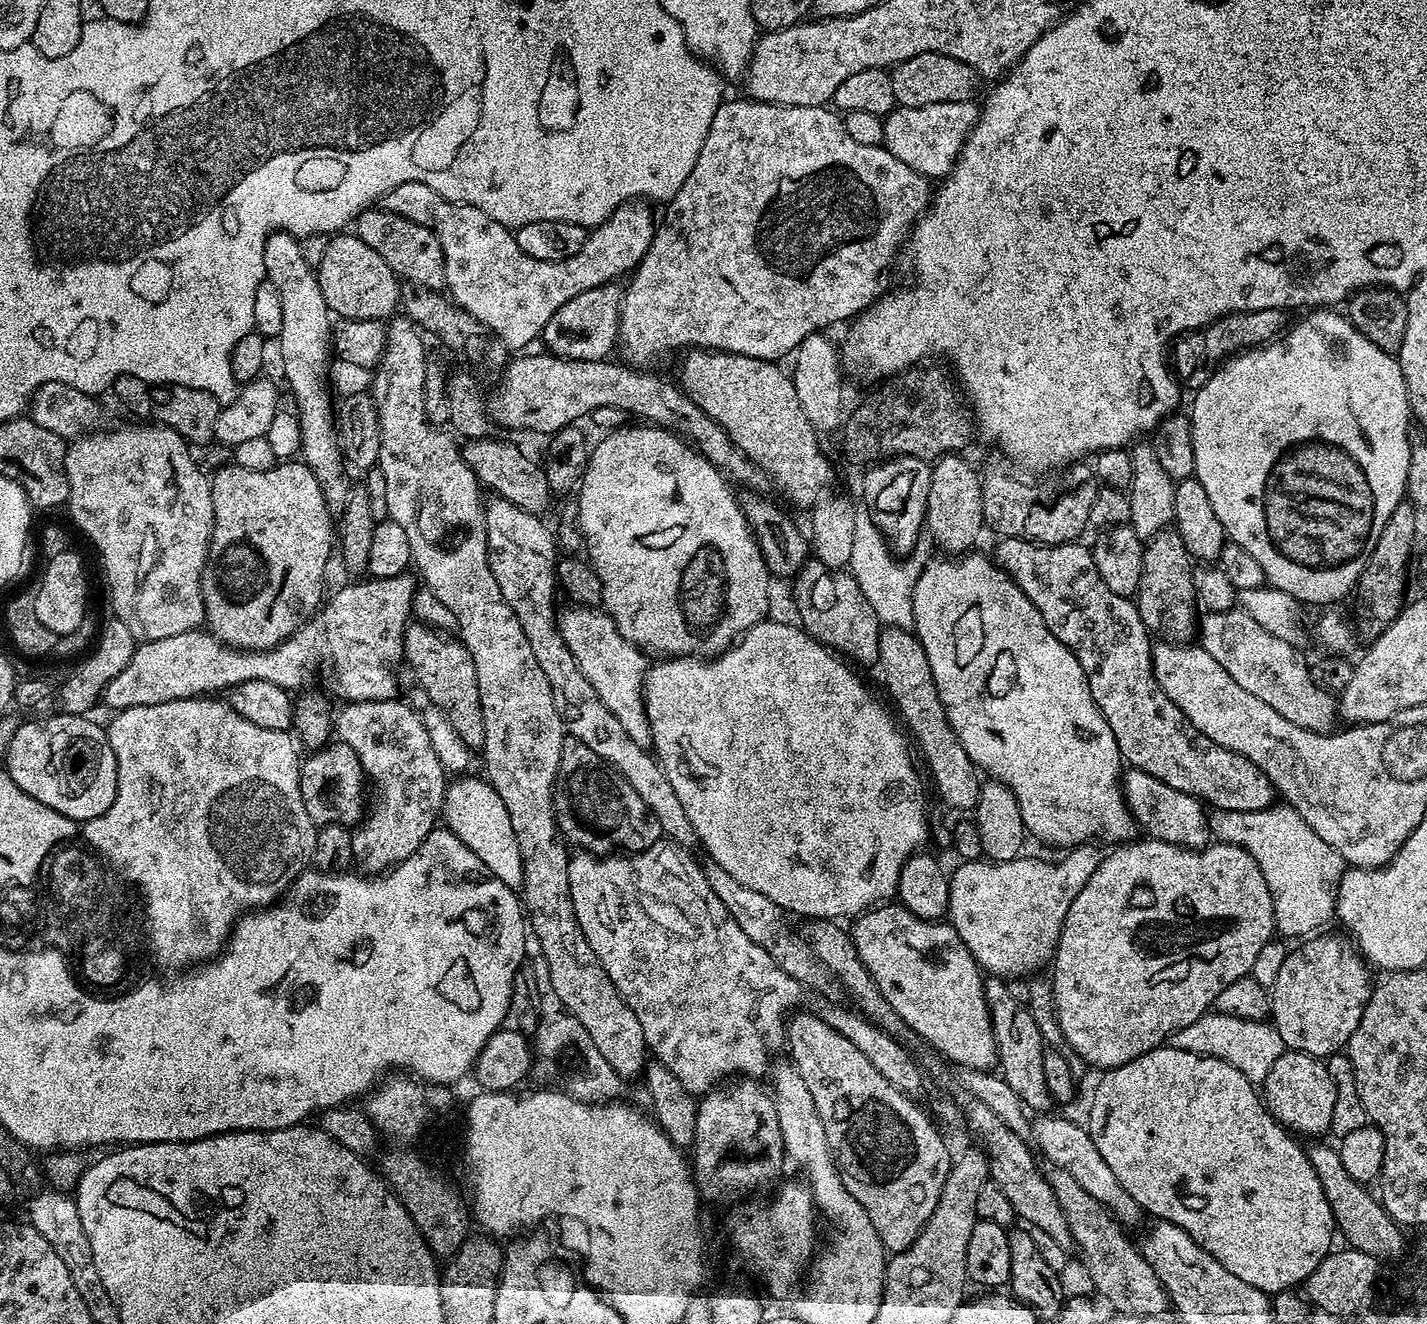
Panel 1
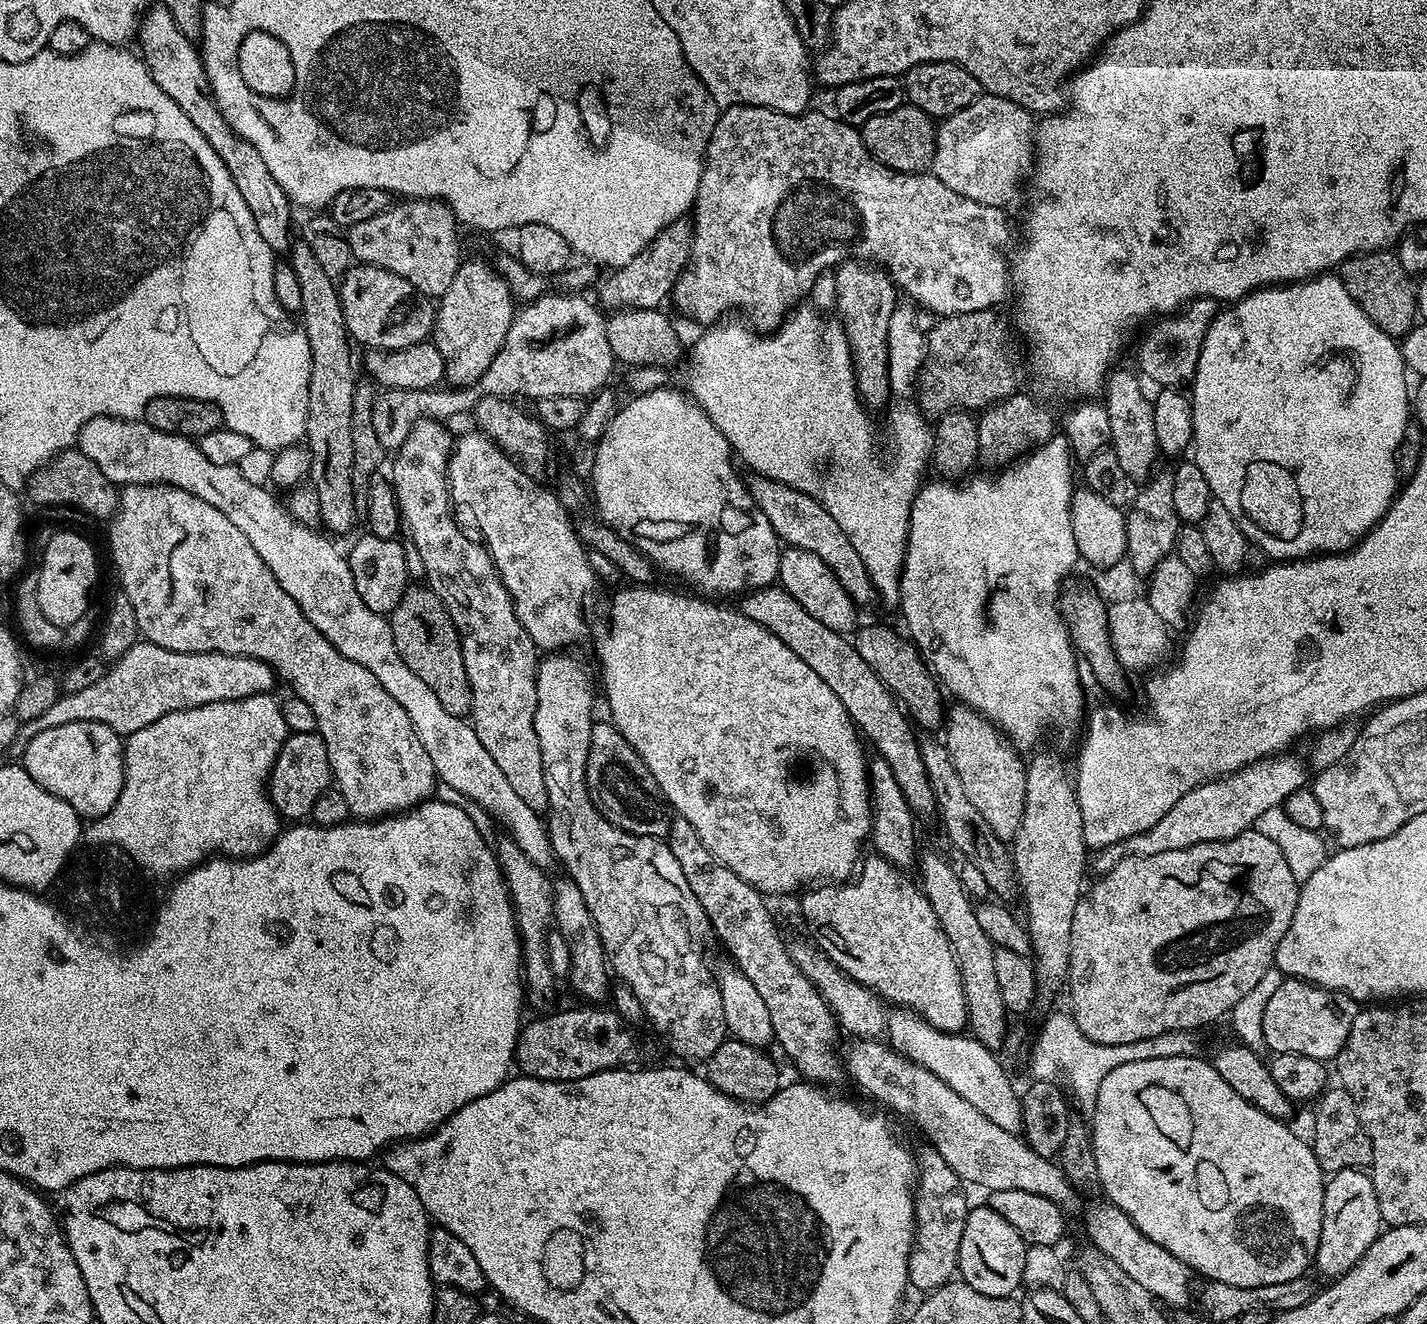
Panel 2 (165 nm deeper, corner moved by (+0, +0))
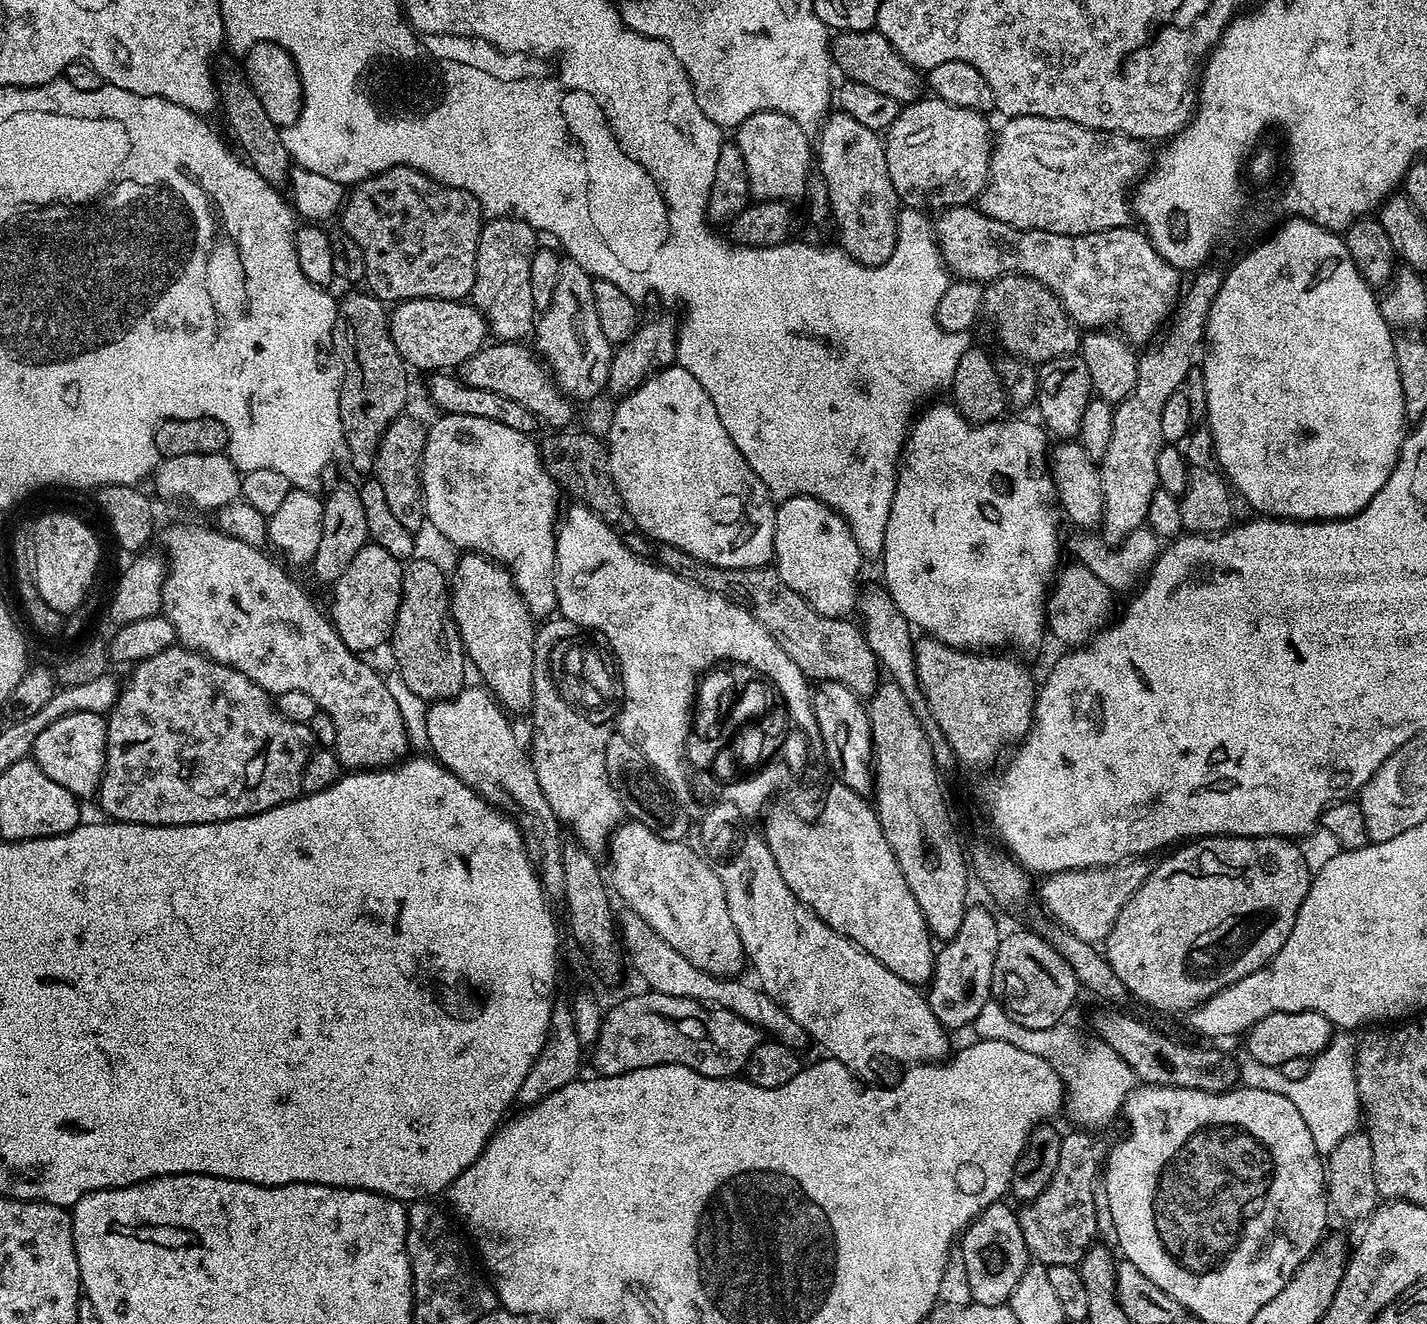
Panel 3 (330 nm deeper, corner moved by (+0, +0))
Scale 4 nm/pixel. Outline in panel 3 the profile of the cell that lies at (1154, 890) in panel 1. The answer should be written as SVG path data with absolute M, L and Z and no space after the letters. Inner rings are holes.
M1205 836L1193 839L1183 846L1177 847L1173 856L1168 856L1160 865L1153 867L1142 886L1126 902L1118 914L1108 939L1103 941L1102 948L1113 973L1125 984L1129 997L1141 1000L1148 1008L1157 1008L1160 1012L1181 1012L1187 1014L1199 1004L1204 1004L1214 994L1229 988L1234 982L1246 978L1246 974L1254 974L1262 966L1286 946L1286 938L1290 938L1290 930L1294 930L1294 918L1298 918L1298 910L1306 898L1308 888L1312 885L1312 876L1307 868L1306 858L1300 853L1299 843L1283 836Z

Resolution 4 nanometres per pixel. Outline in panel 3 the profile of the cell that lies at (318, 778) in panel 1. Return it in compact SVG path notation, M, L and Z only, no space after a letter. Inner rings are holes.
M173 646L154 654L154 658L141 660L129 672L132 673L125 684L123 681L116 704L106 716L104 777L98 789L100 808L108 815L105 817L122 824L217 824L220 820L233 820L265 812L301 795L300 783L304 777L304 767L314 750L312 732L307 724L299 724L281 716L273 697L264 692L262 686L246 678L246 674L210 659L203 652L194 652L183 646Z

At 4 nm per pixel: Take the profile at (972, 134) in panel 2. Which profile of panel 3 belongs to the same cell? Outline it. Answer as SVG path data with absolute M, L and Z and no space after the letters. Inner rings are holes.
M1013 116L1003 121L1000 132L995 133L992 146L992 165L988 168L988 184L978 197L978 207L990 218L998 218L998 222L1013 224L1016 228L1033 228L1054 234L1067 236L1081 236L1091 232L1101 232L1107 228L1127 227L1132 220L1130 193L1137 182L1147 173L1152 164L1152 154L1143 141L1135 140L1131 136L1124 136L1121 132L1098 132L1094 128L1083 128L1069 120L1051 120L1041 116Z

